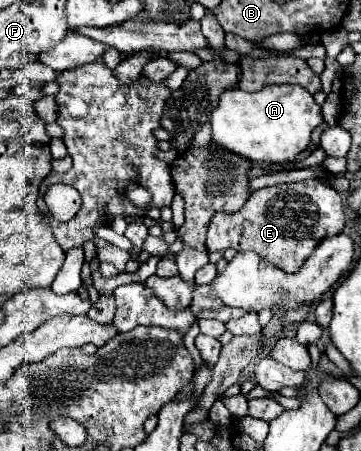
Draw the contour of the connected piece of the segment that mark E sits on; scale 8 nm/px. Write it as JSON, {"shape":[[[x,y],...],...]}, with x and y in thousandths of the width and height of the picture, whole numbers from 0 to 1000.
{"shape":[[[884,399],[773,408],[706,421],[684,452],[651,475],[601,470],[579,497],[573,554],[695,554],[789,603],[823,603],[861,559],[911,523],[950,514],[945,435]]]}

